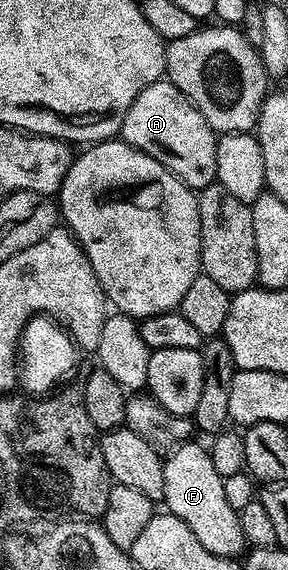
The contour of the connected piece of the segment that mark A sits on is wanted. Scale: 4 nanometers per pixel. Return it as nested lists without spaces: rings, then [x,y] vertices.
[[[164,78],[145,86],[145,90],[137,94],[137,98],[123,113],[121,123],[124,144],[149,154],[149,158],[165,166],[188,188],[202,190],[216,183],[217,133],[170,80]]]

